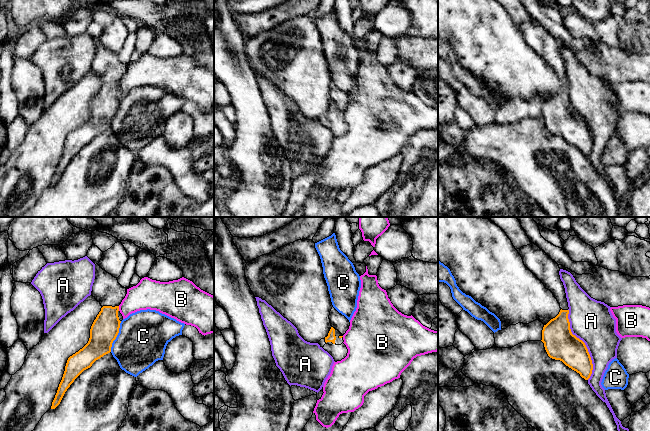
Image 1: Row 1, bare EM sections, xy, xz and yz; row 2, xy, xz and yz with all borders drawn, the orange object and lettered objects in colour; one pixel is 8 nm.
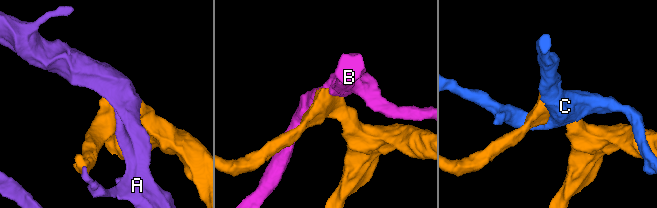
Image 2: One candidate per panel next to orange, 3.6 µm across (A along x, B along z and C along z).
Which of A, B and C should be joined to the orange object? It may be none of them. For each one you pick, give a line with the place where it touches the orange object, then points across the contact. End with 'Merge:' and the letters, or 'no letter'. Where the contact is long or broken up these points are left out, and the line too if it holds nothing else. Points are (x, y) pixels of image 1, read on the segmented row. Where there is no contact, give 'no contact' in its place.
Merge: no letter

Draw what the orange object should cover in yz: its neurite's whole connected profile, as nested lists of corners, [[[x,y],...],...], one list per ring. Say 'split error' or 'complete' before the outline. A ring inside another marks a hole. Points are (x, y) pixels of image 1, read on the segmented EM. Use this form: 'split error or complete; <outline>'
split error; [[[534,243],[517,251],[524,265],[553,293],[560,304],[559,314],[544,325],[542,330],[541,341],[548,356],[562,361],[588,380],[593,370],[592,360],[585,343],[571,332],[569,307],[558,264]]]

